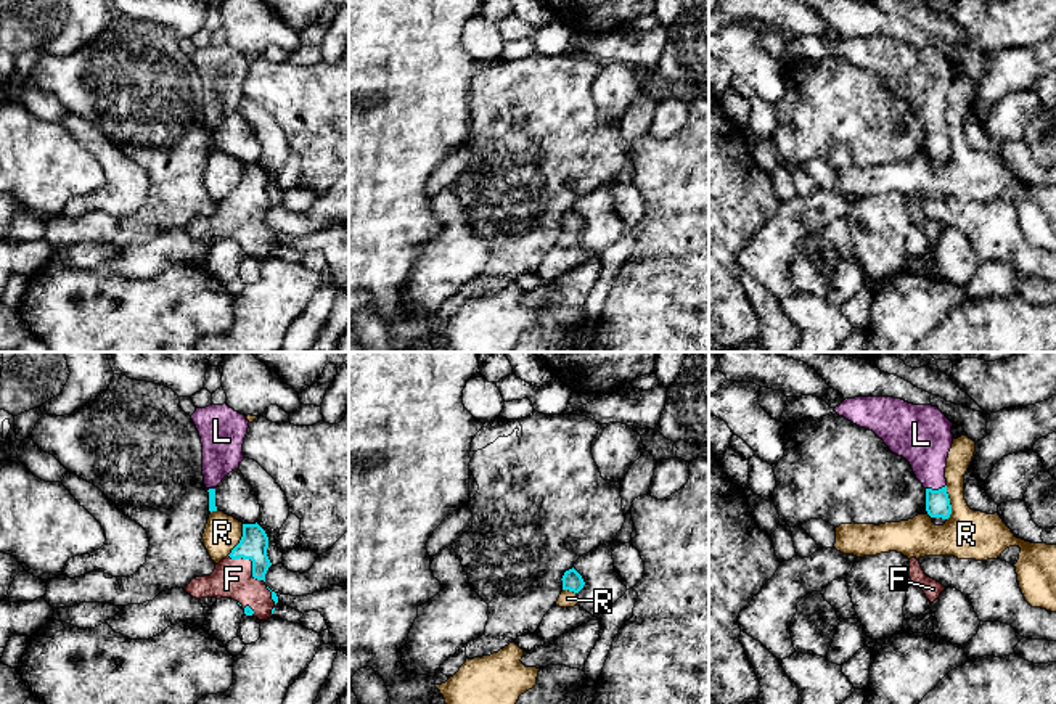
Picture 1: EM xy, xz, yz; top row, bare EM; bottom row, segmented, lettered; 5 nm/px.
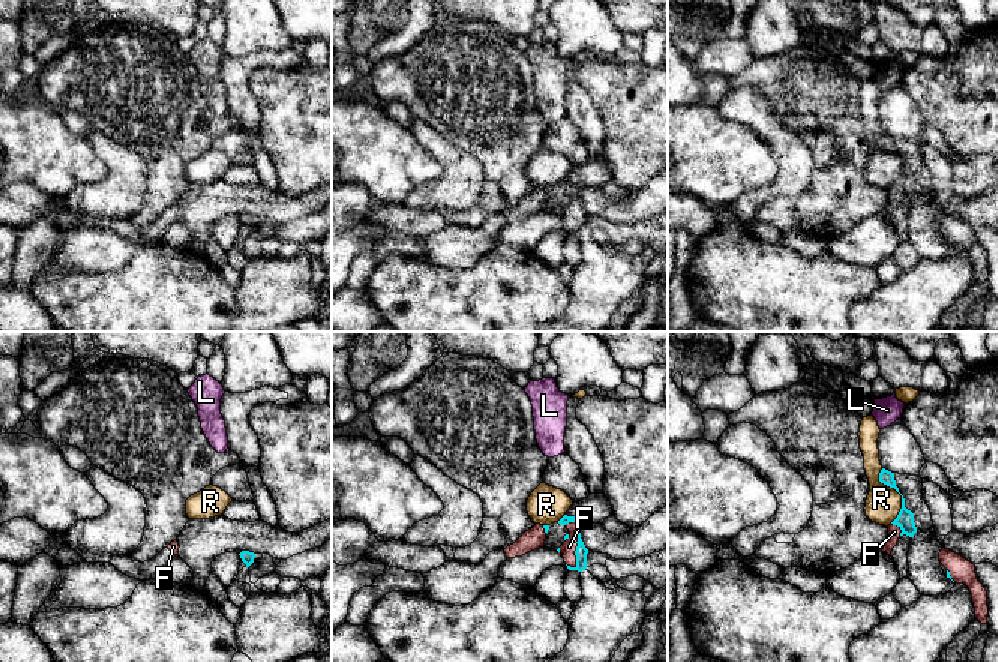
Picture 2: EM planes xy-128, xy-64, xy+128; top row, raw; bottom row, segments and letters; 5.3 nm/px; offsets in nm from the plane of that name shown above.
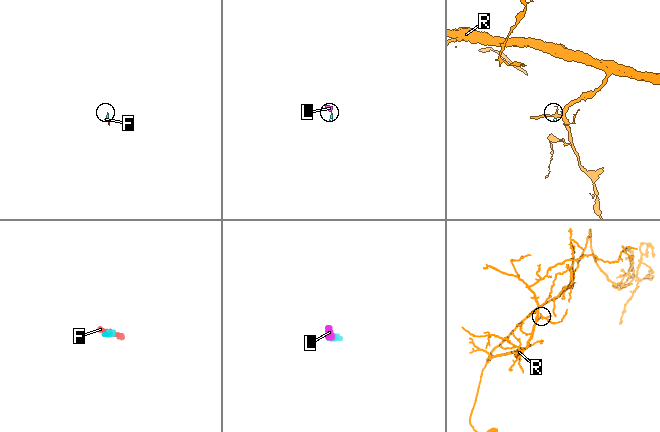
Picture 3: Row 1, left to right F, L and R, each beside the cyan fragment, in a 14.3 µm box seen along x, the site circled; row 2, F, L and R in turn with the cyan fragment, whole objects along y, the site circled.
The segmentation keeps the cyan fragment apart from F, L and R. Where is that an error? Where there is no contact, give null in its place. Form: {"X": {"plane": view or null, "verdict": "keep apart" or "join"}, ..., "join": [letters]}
{"F": {"plane": "xy", "verdict": "join"}, "L": {"plane": "yz", "verdict": "join"}, "R": {"plane": "yz", "verdict": "keep apart"}, "join": ["F", "L"]}

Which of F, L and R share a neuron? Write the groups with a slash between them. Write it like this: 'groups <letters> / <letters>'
groups F L / R

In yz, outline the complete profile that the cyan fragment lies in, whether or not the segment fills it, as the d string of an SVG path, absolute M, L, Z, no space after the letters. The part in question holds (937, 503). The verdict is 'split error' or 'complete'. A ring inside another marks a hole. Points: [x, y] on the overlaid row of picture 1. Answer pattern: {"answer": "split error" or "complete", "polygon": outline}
{"answer": "split error", "polygon": "M894 397L845 399L834 408L839 416L873 431L889 450L903 456L926 489L926 511L948 519L945 468L953 444L953 423L932 405L913 405Z"}

